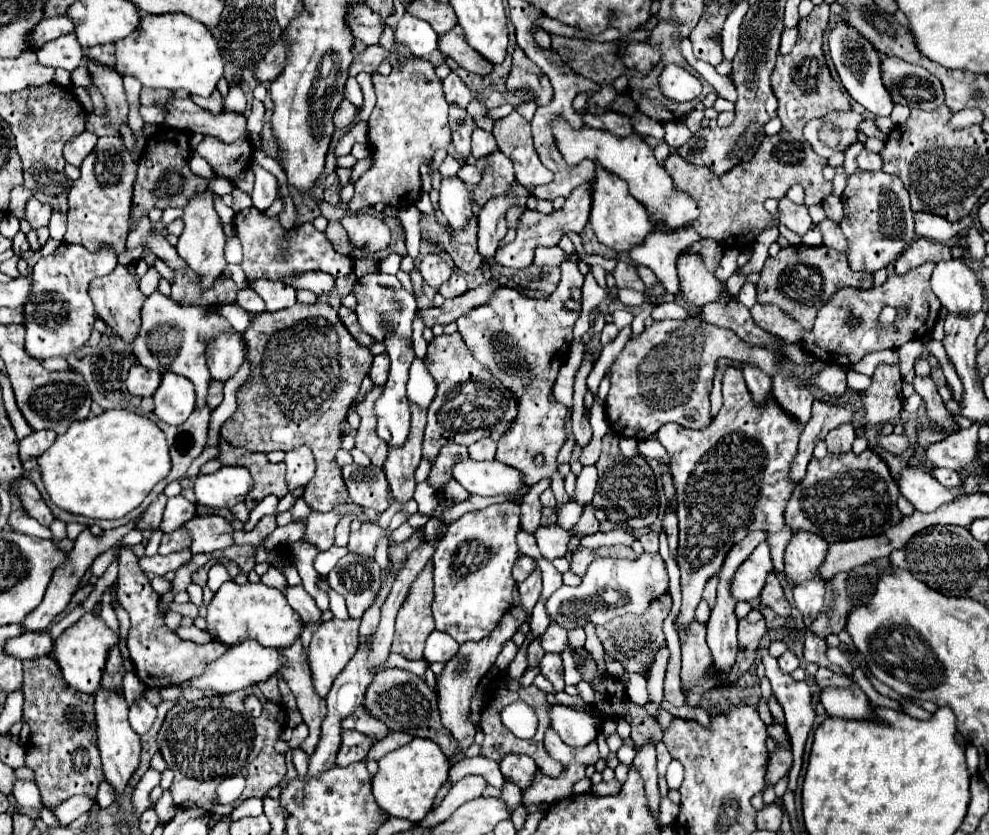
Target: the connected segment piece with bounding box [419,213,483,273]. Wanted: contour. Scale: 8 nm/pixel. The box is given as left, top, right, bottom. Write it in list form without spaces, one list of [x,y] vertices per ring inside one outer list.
[[[421,213],[421,239],[427,239],[435,245],[441,245],[451,259],[455,261],[455,267],[463,273],[477,273],[481,267],[483,257],[477,253],[477,217],[473,215],[471,221],[461,229],[451,229],[449,225],[439,225],[435,215]]]

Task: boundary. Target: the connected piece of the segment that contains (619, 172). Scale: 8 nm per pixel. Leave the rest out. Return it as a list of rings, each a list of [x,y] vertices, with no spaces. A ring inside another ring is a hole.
[[[557,117],[551,121],[551,131],[555,137],[555,145],[559,153],[563,155],[563,159],[567,161],[567,165],[579,165],[583,159],[589,159],[593,163],[599,163],[609,173],[625,179],[629,183],[629,193],[645,205],[647,213],[651,215],[657,227],[667,227],[669,231],[675,231],[675,229],[687,227],[699,217],[697,203],[687,193],[679,191],[673,185],[671,175],[665,171],[663,165],[659,165],[651,147],[639,135],[615,137],[613,133],[593,129],[587,125],[583,125],[581,129],[575,129],[563,117]]]

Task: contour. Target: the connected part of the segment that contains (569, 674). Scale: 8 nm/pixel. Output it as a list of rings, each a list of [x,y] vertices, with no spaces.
[[[567,644],[567,649],[560,654],[564,666],[564,681],[566,685],[576,685],[582,680],[580,673],[576,669],[571,650],[570,645]]]

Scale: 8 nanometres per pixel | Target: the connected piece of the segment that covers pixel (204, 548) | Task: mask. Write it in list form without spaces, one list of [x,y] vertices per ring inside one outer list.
[[[207,515],[207,517],[193,517],[185,523],[193,537],[191,551],[197,553],[211,553],[219,549],[227,549],[233,545],[233,527],[229,521],[225,521],[219,515]]]

